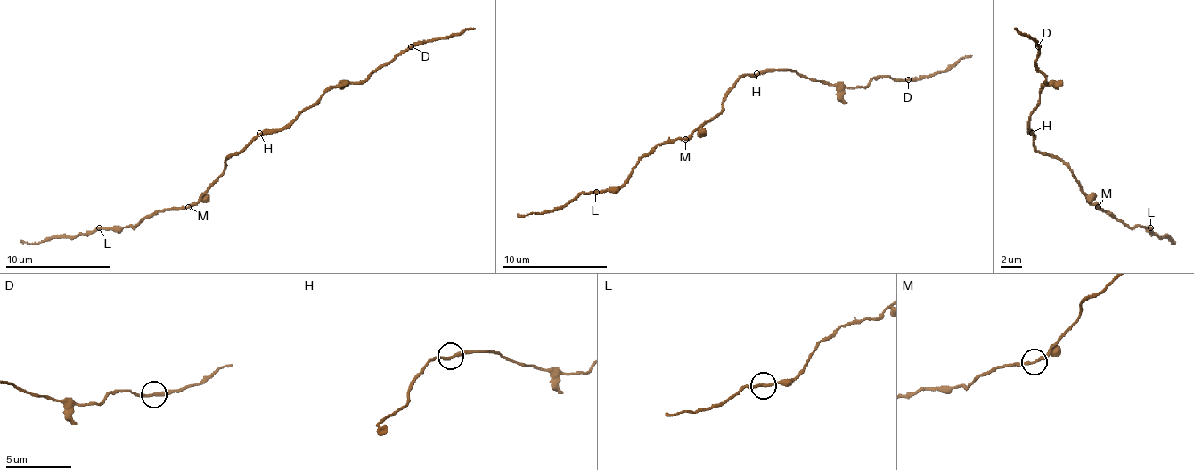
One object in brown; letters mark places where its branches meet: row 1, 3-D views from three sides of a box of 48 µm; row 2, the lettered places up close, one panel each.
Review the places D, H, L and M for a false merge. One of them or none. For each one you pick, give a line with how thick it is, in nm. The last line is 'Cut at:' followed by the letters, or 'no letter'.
D: calibre 260 nm
Cut at: D

